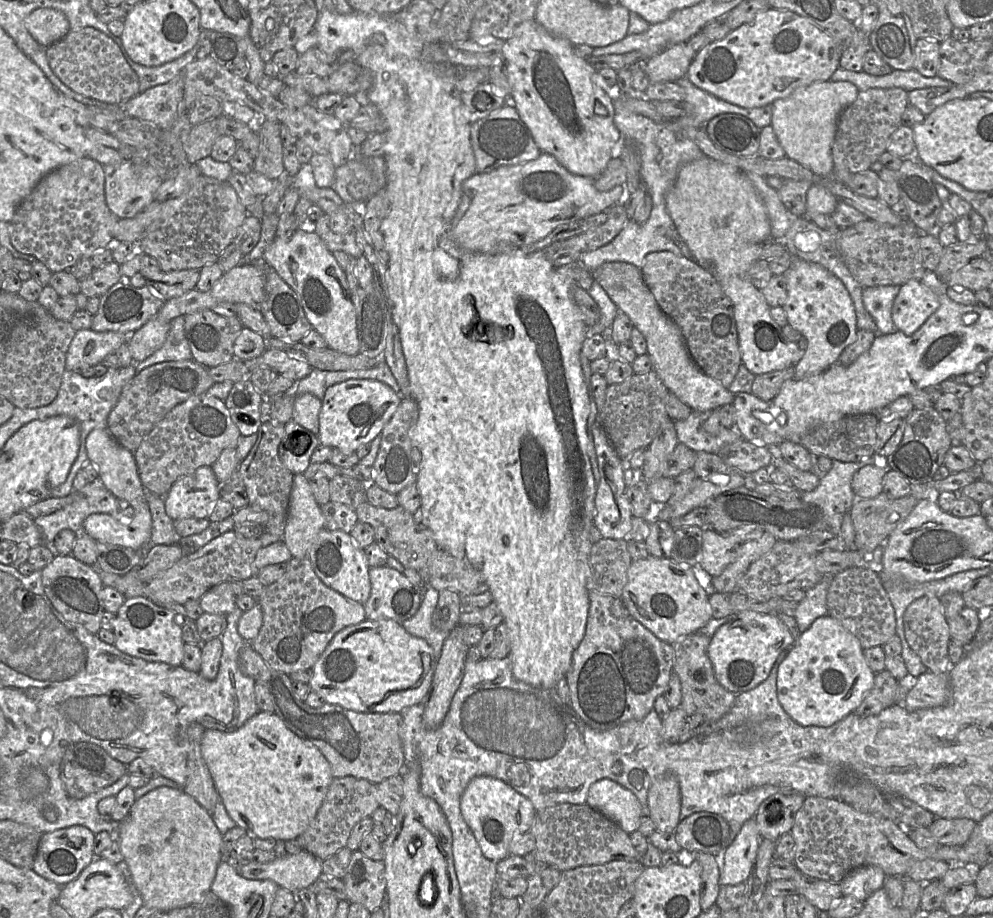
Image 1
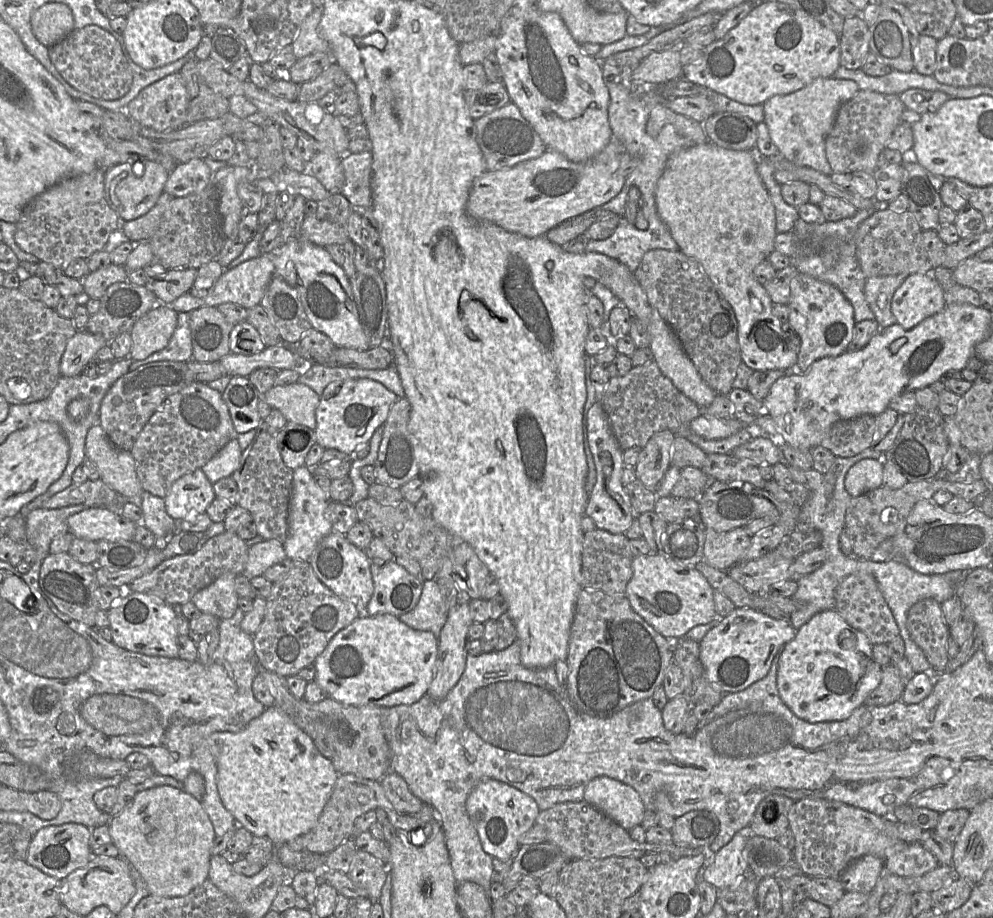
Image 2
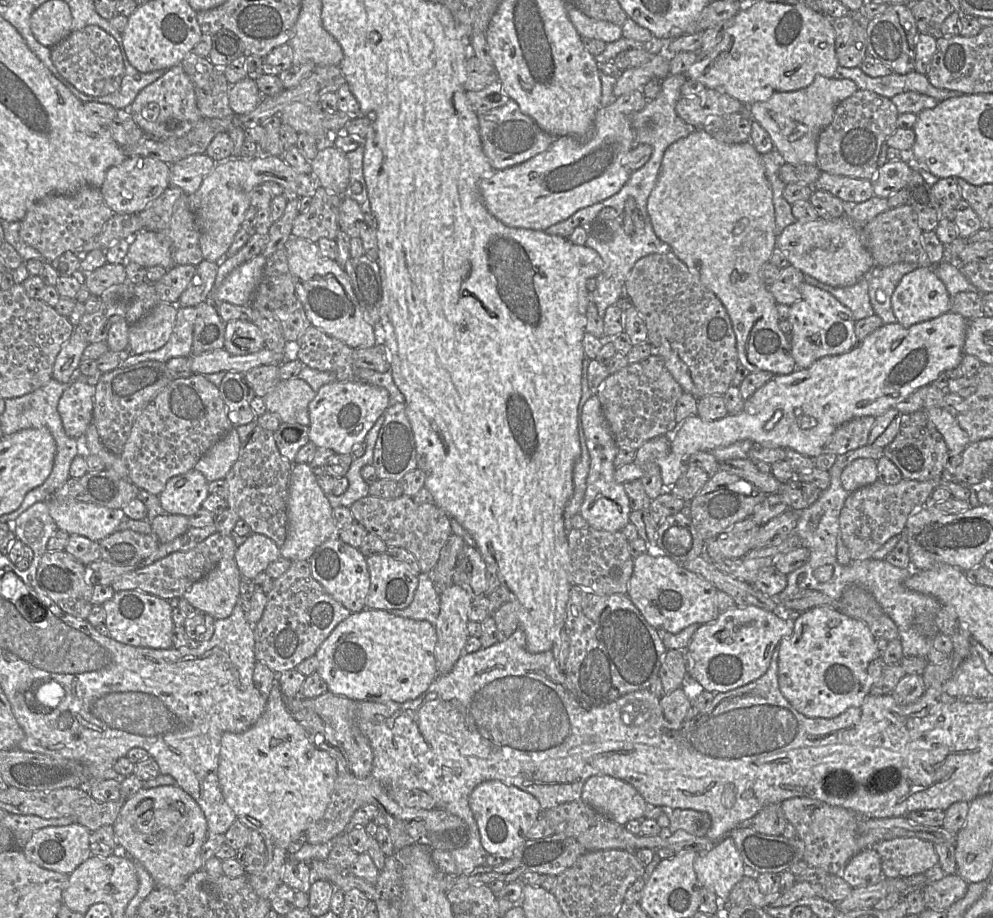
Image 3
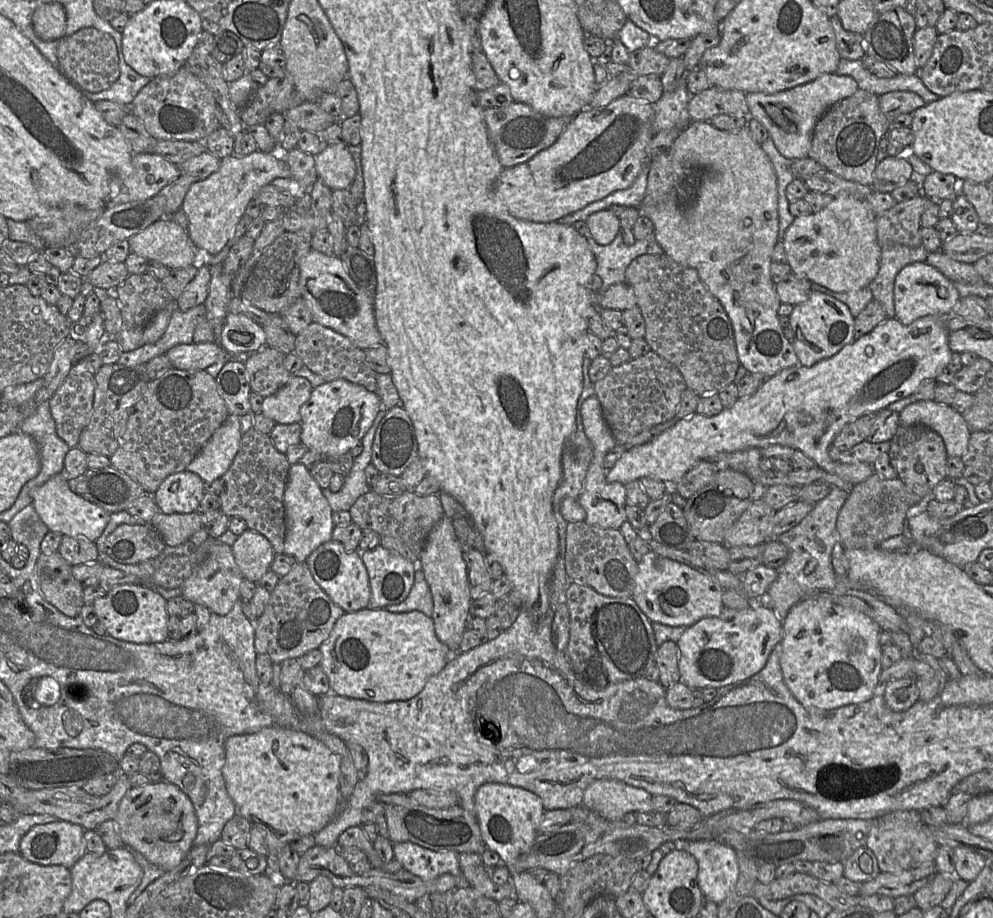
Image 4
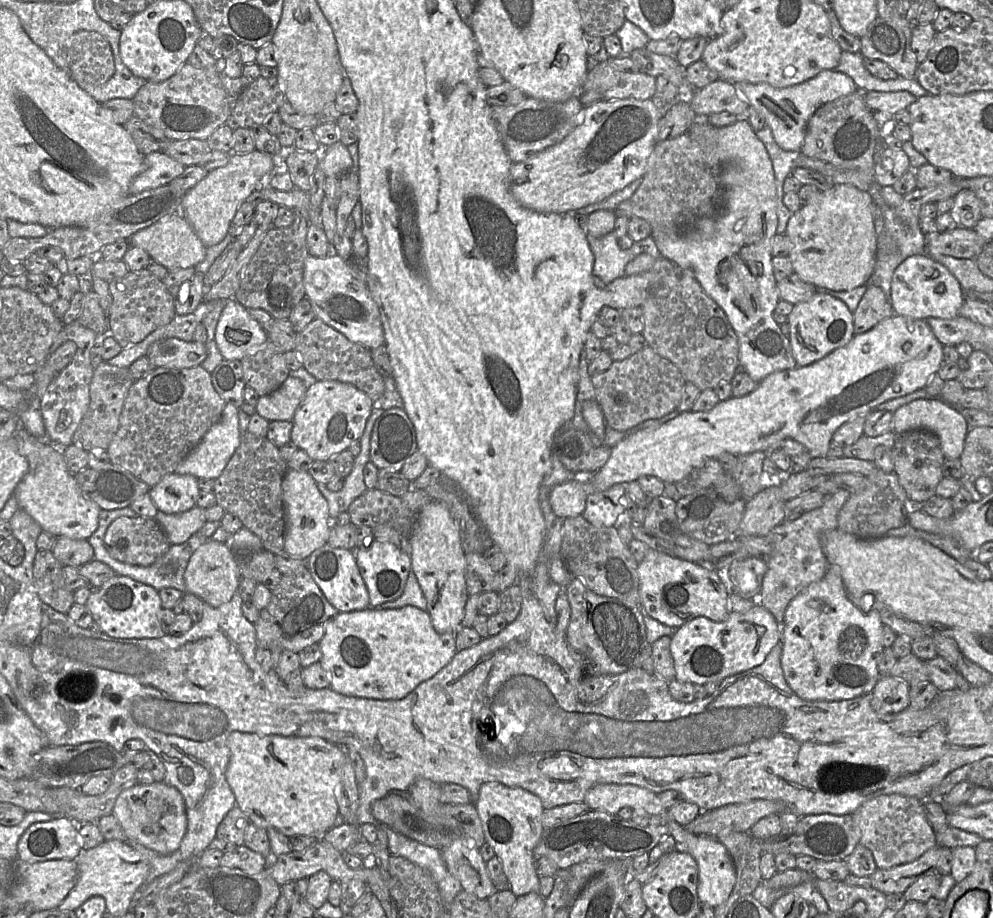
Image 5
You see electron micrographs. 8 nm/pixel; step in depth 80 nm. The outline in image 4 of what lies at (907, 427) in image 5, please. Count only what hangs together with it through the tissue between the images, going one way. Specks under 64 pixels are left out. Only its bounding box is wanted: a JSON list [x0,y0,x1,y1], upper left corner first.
[899,400,970,457]

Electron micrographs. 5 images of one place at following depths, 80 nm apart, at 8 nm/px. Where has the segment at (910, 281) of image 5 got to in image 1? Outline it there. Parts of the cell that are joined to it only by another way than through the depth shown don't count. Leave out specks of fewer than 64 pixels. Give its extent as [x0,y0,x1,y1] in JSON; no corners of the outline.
[892,280,939,335]

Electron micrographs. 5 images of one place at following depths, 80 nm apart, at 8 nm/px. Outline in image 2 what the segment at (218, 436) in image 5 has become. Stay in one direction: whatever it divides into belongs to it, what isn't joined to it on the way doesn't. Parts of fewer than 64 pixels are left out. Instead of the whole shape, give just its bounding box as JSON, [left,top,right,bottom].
[201,438,242,484]

